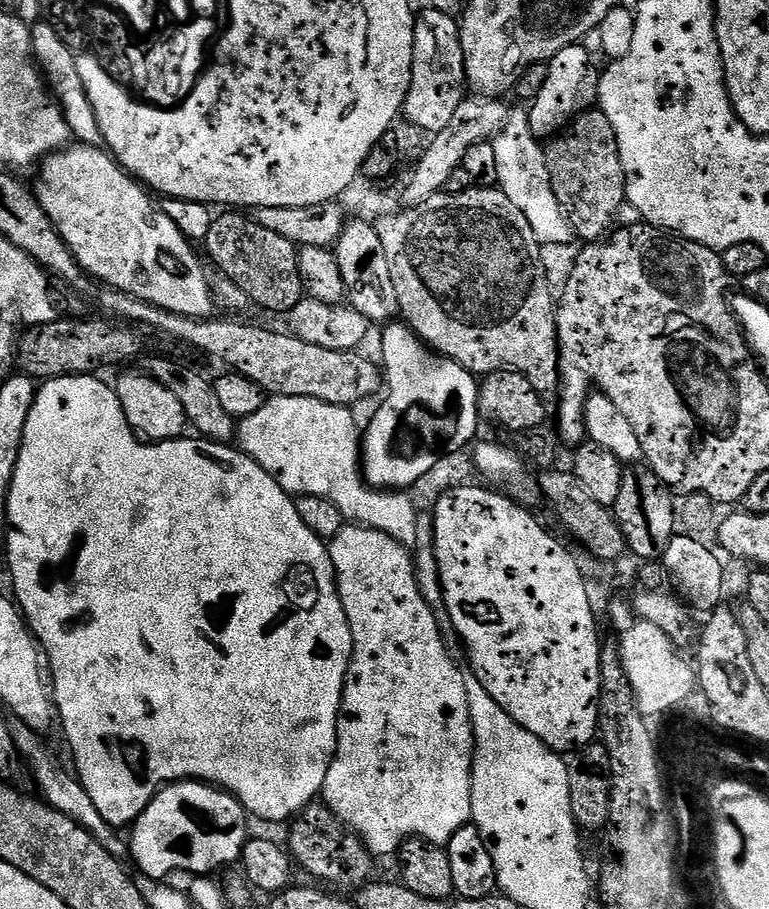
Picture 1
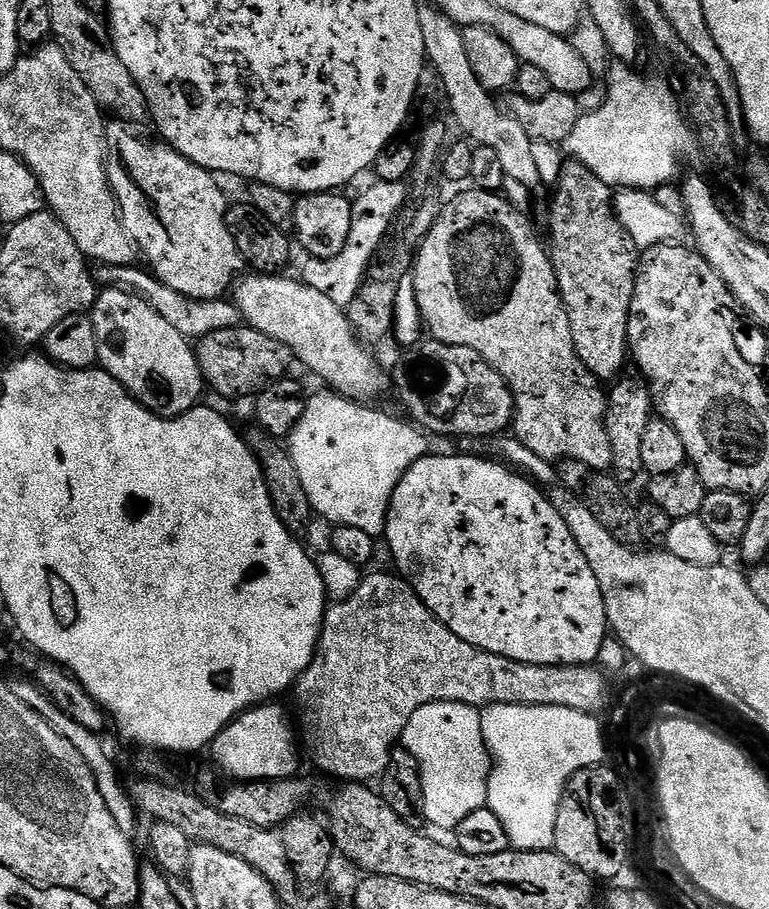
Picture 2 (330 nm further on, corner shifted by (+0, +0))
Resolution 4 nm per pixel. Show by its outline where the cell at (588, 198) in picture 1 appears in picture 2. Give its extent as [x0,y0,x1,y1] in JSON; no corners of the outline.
[548,159,641,382]

